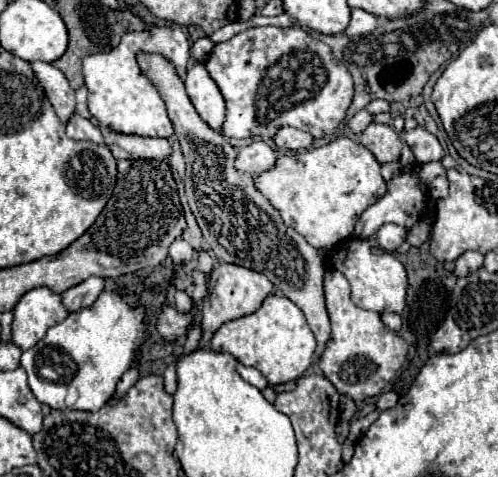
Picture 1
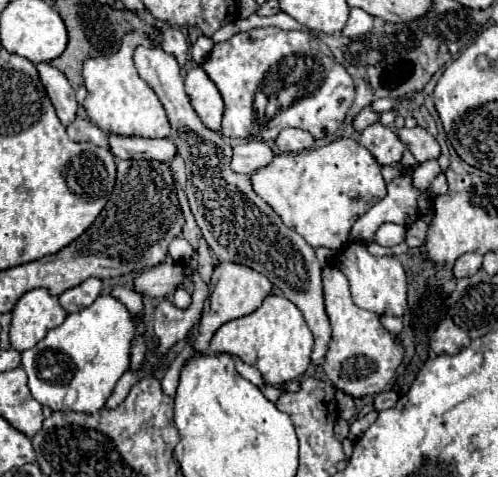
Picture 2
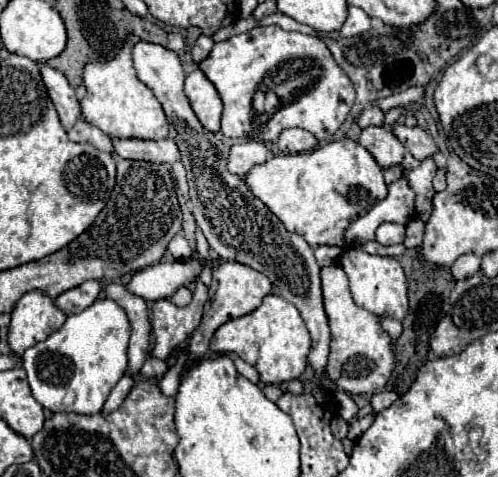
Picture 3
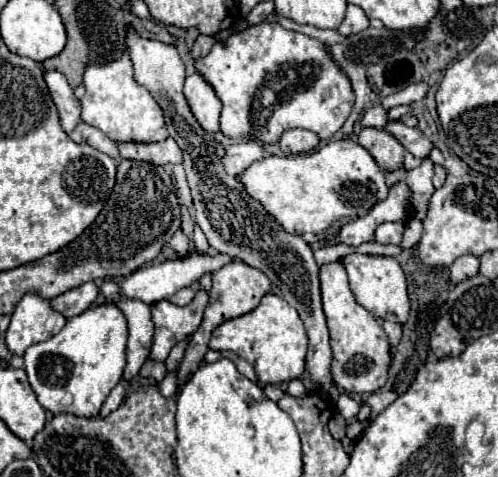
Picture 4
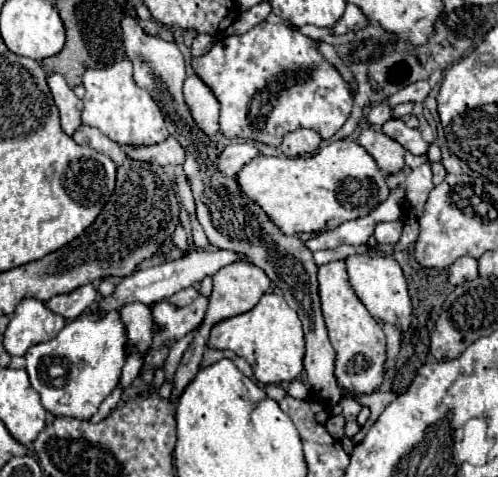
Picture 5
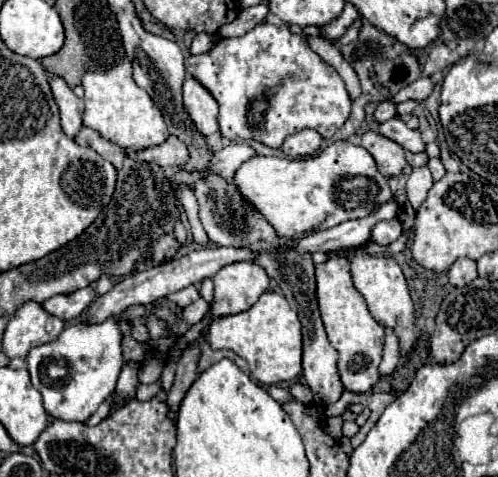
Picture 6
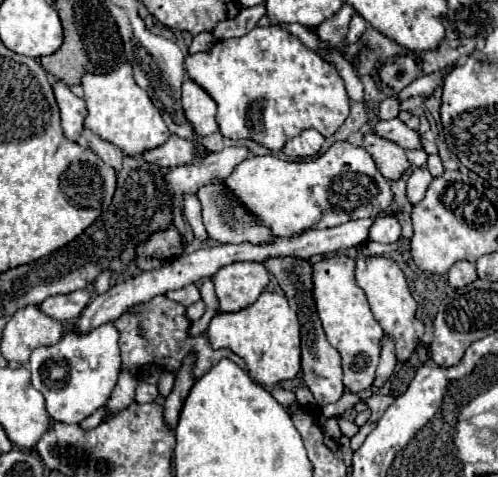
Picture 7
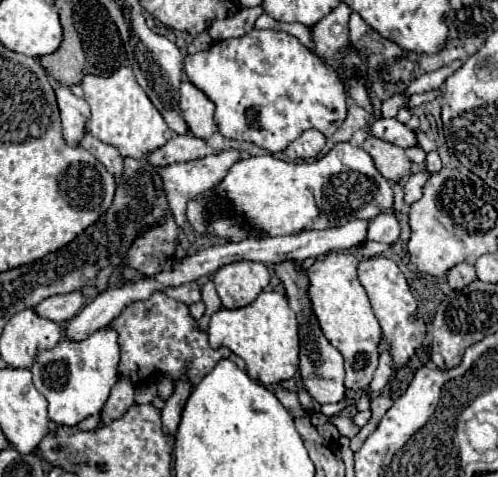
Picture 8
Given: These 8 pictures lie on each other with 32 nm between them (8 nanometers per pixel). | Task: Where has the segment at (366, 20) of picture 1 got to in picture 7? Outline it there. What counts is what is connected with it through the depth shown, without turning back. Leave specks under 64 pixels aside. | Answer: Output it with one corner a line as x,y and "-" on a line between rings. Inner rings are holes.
344,4
336,16
328,18
324,24
320,24
320,26
316,28
318,38
320,38
326,46
330,46
330,48
338,46
338,44
344,40
344,36
346,36
346,28
348,28
352,16
354,16
354,8
352,8
350,4

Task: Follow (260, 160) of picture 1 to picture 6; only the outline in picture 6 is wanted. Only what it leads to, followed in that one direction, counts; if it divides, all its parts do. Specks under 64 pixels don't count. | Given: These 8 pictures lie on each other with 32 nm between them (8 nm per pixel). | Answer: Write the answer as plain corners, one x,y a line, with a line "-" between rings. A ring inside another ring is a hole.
230,144
224,150
220,150
220,152
214,154
210,168
216,174
224,176
224,178
232,178
236,174
236,170
246,160
250,160
252,156
256,156
256,152
254,152
252,146
248,146
248,144

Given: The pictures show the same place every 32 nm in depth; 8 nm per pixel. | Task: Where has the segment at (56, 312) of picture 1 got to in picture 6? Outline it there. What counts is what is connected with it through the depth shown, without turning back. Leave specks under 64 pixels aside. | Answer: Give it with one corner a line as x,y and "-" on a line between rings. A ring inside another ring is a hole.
24,302
10,318
2,348
8,358
26,358
28,350
56,340
62,332
64,320
44,310
40,302

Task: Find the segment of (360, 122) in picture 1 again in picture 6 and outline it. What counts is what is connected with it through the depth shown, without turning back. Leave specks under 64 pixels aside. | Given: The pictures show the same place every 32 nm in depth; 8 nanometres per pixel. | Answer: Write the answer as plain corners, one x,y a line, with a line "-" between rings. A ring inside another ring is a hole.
384,100
382,104
378,104
378,108
376,108
374,114
372,114
372,118
374,118
378,124
382,124
382,122
394,118
394,116
396,116
396,106
394,106
390,100

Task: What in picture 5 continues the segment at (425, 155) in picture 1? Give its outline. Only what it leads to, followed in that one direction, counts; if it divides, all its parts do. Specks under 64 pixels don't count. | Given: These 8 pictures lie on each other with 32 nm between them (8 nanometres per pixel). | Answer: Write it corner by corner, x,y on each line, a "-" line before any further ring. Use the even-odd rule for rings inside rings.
388,120
388,124
382,126
382,132
392,136
396,142
400,142
408,152
414,156
424,156
428,152
428,142
422,138
418,128
408,128
402,120

